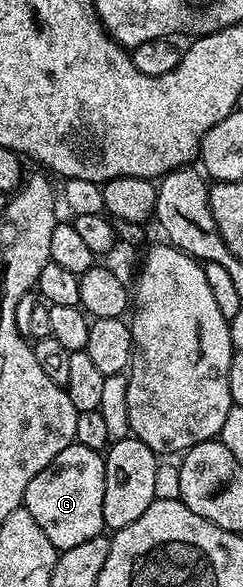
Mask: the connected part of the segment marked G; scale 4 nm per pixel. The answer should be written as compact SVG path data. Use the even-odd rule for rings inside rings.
M70 444L53 458L53 462L37 478L25 486L22 507L33 514L37 526L45 533L45 538L53 542L60 552L89 538L104 535L103 507L105 506L105 456L103 452L89 450L89 446Z

